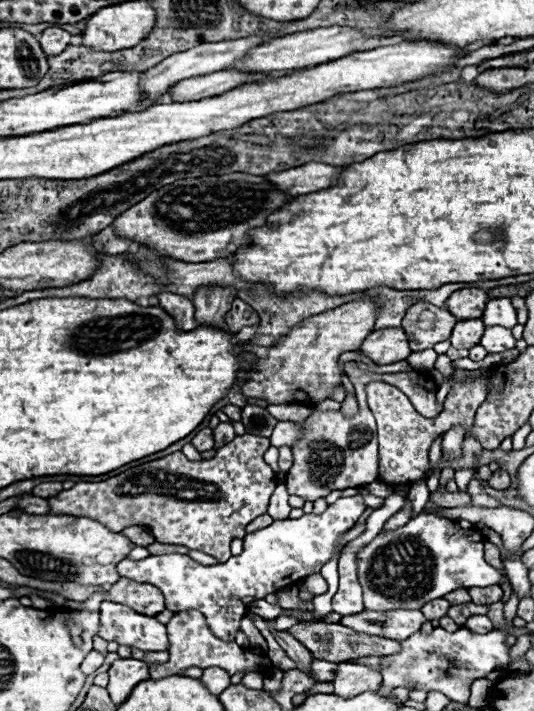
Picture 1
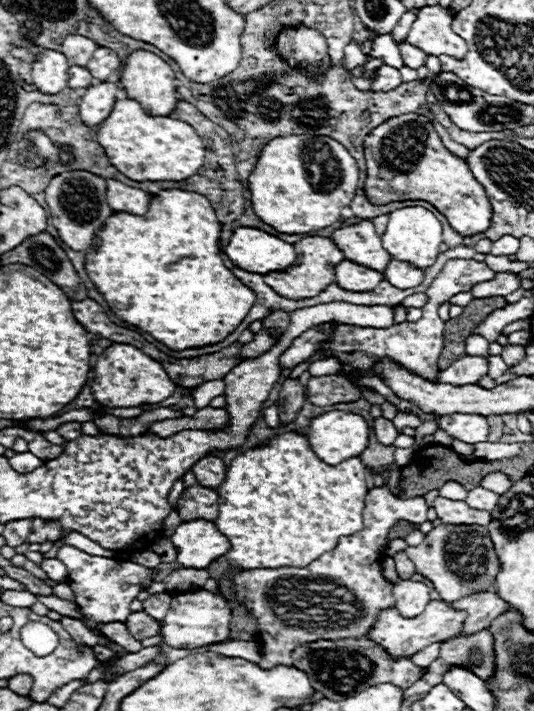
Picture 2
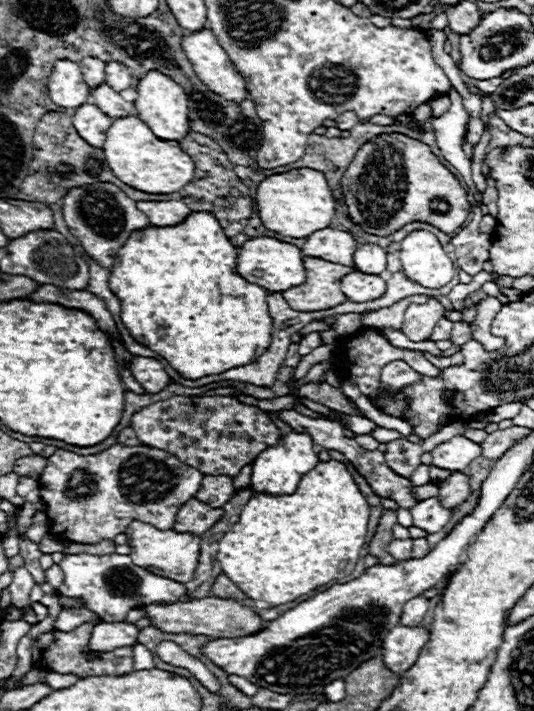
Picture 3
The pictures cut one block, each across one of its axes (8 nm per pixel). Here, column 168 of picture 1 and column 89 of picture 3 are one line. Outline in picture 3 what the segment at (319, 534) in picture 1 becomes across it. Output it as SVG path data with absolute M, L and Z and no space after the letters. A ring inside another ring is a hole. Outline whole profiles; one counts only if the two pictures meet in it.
M64 554L58 566L64 572L64 584L58 588L58 592L68 598L82 598L84 606L98 614L104 622L122 622L126 614L138 606L176 602L186 594L184 584L136 566L128 554Z

